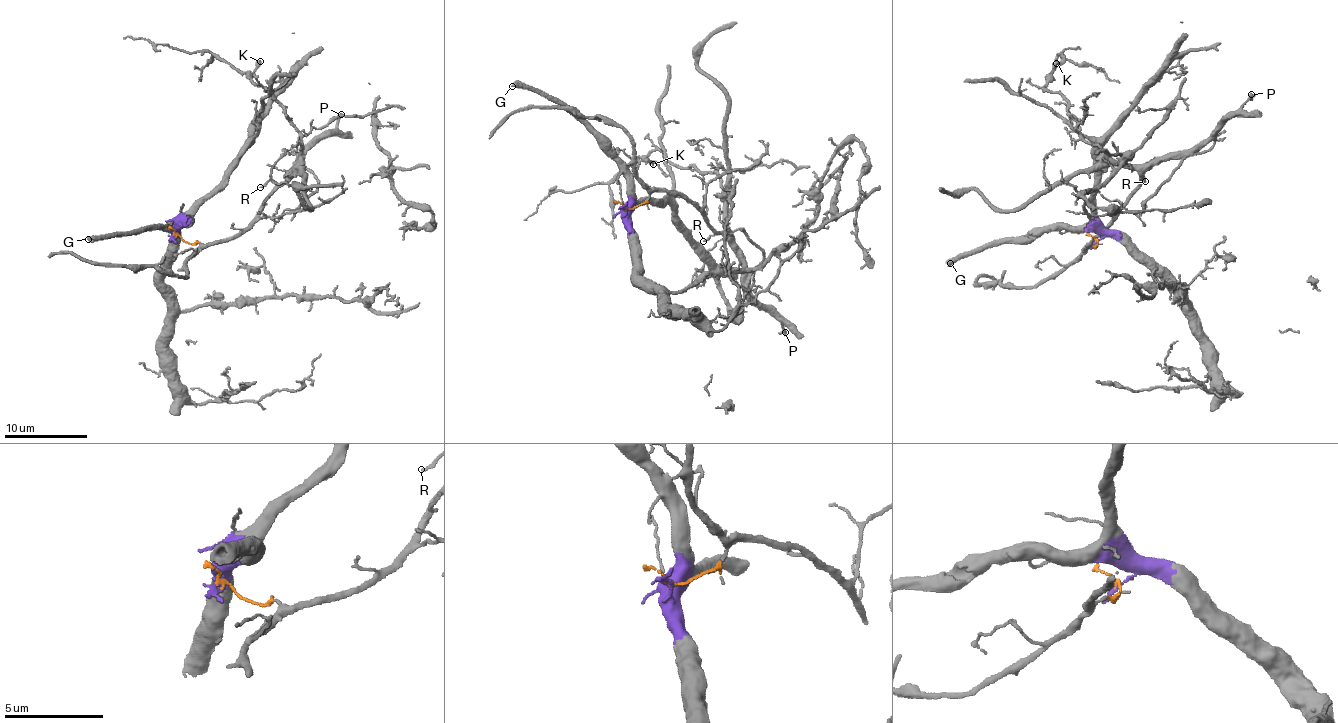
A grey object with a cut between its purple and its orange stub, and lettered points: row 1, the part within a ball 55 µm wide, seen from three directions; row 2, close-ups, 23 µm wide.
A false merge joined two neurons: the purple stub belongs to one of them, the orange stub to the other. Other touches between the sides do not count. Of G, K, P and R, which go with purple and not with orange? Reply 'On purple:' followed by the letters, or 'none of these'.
On purple: G

